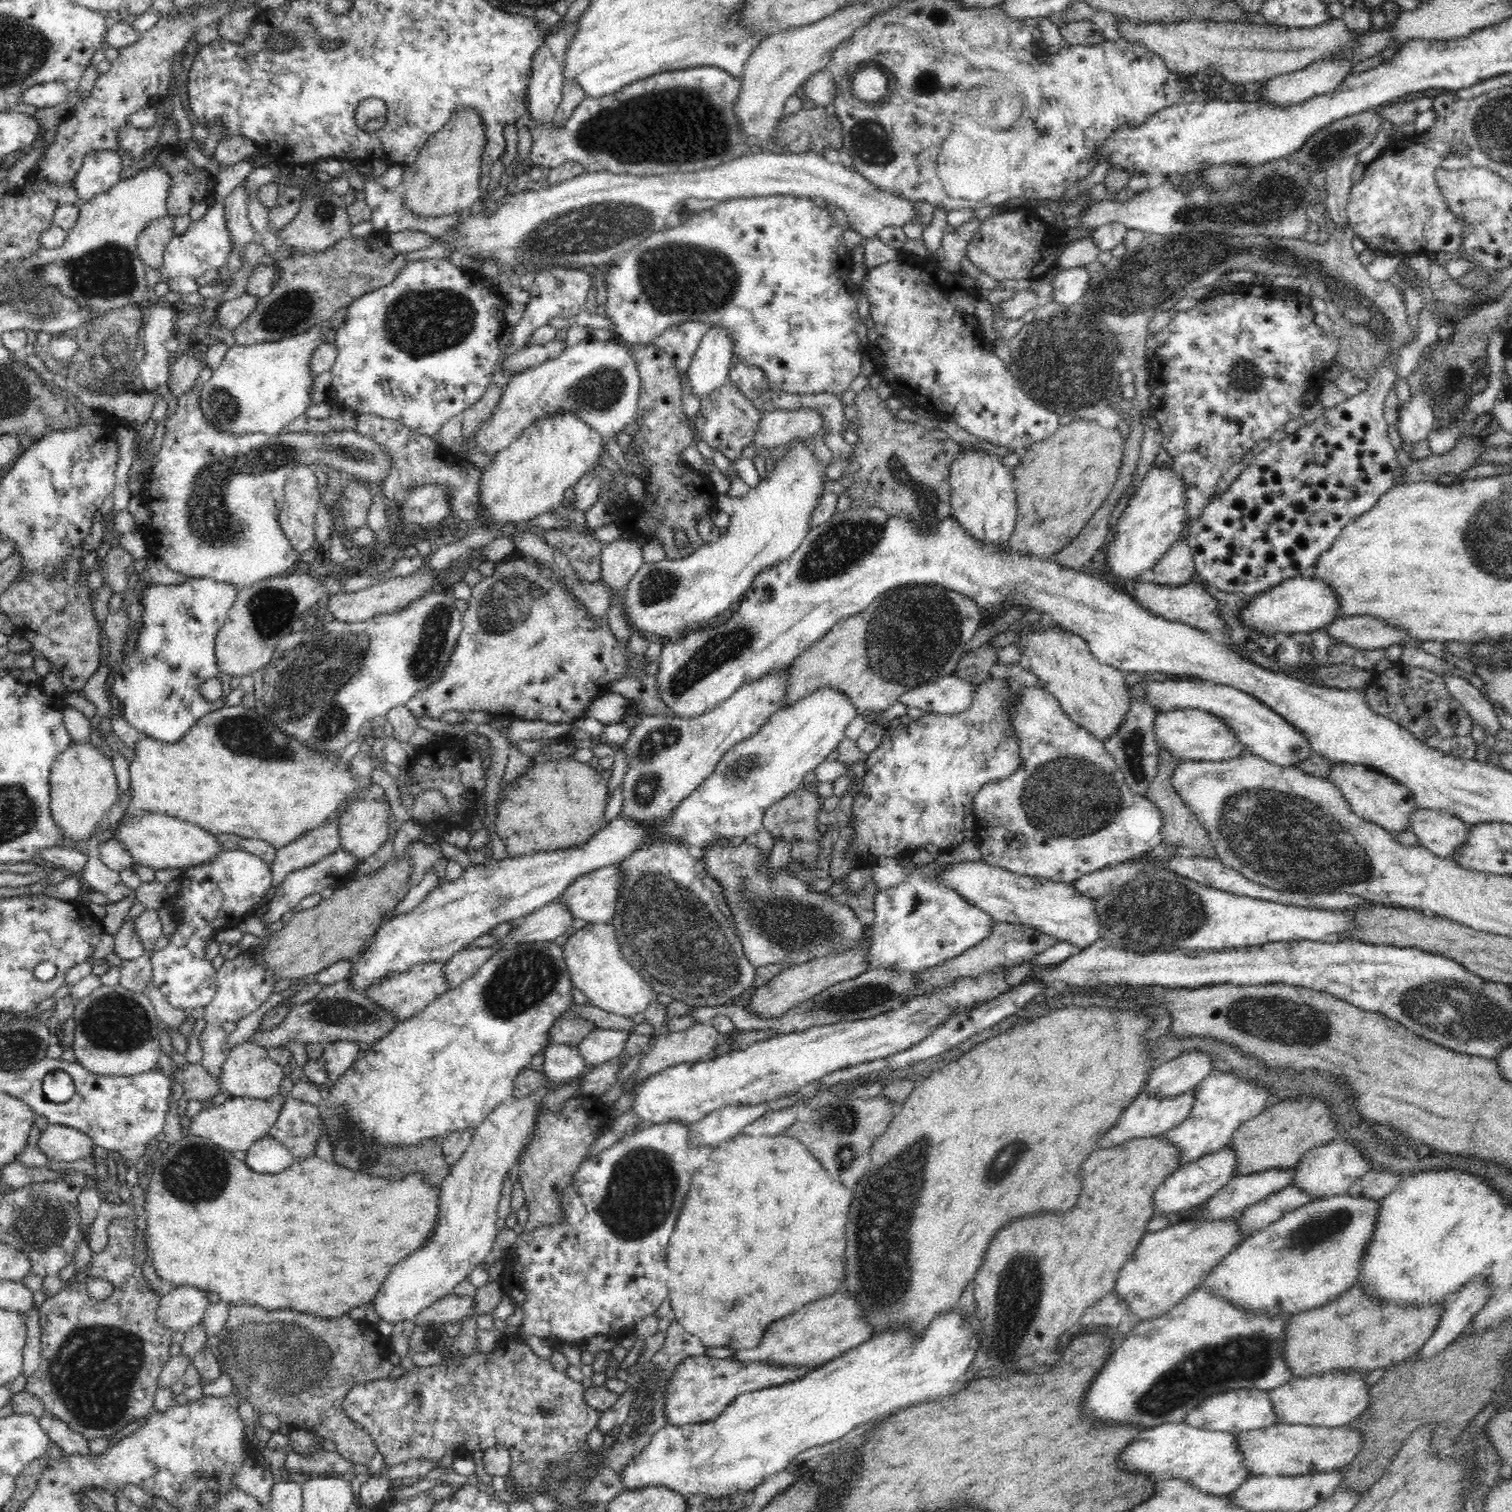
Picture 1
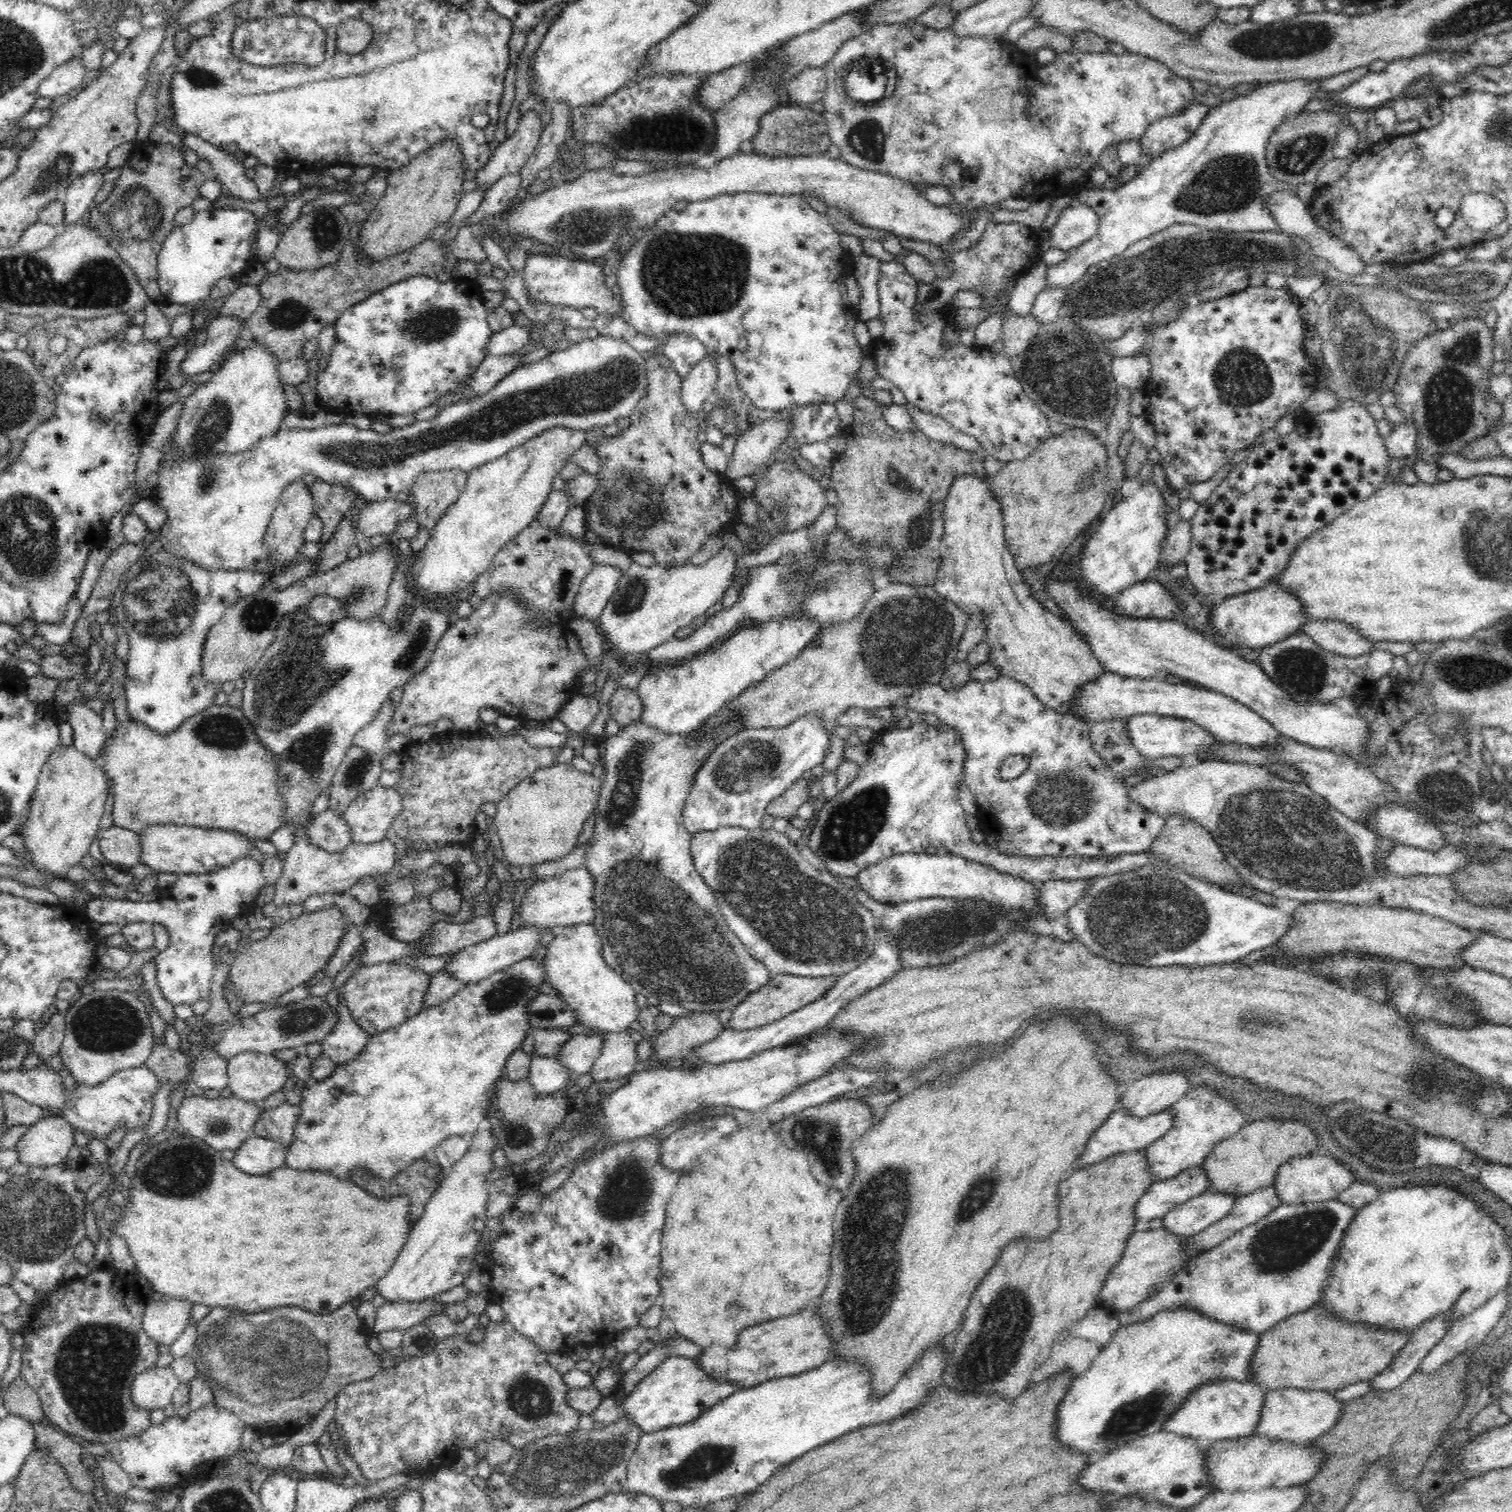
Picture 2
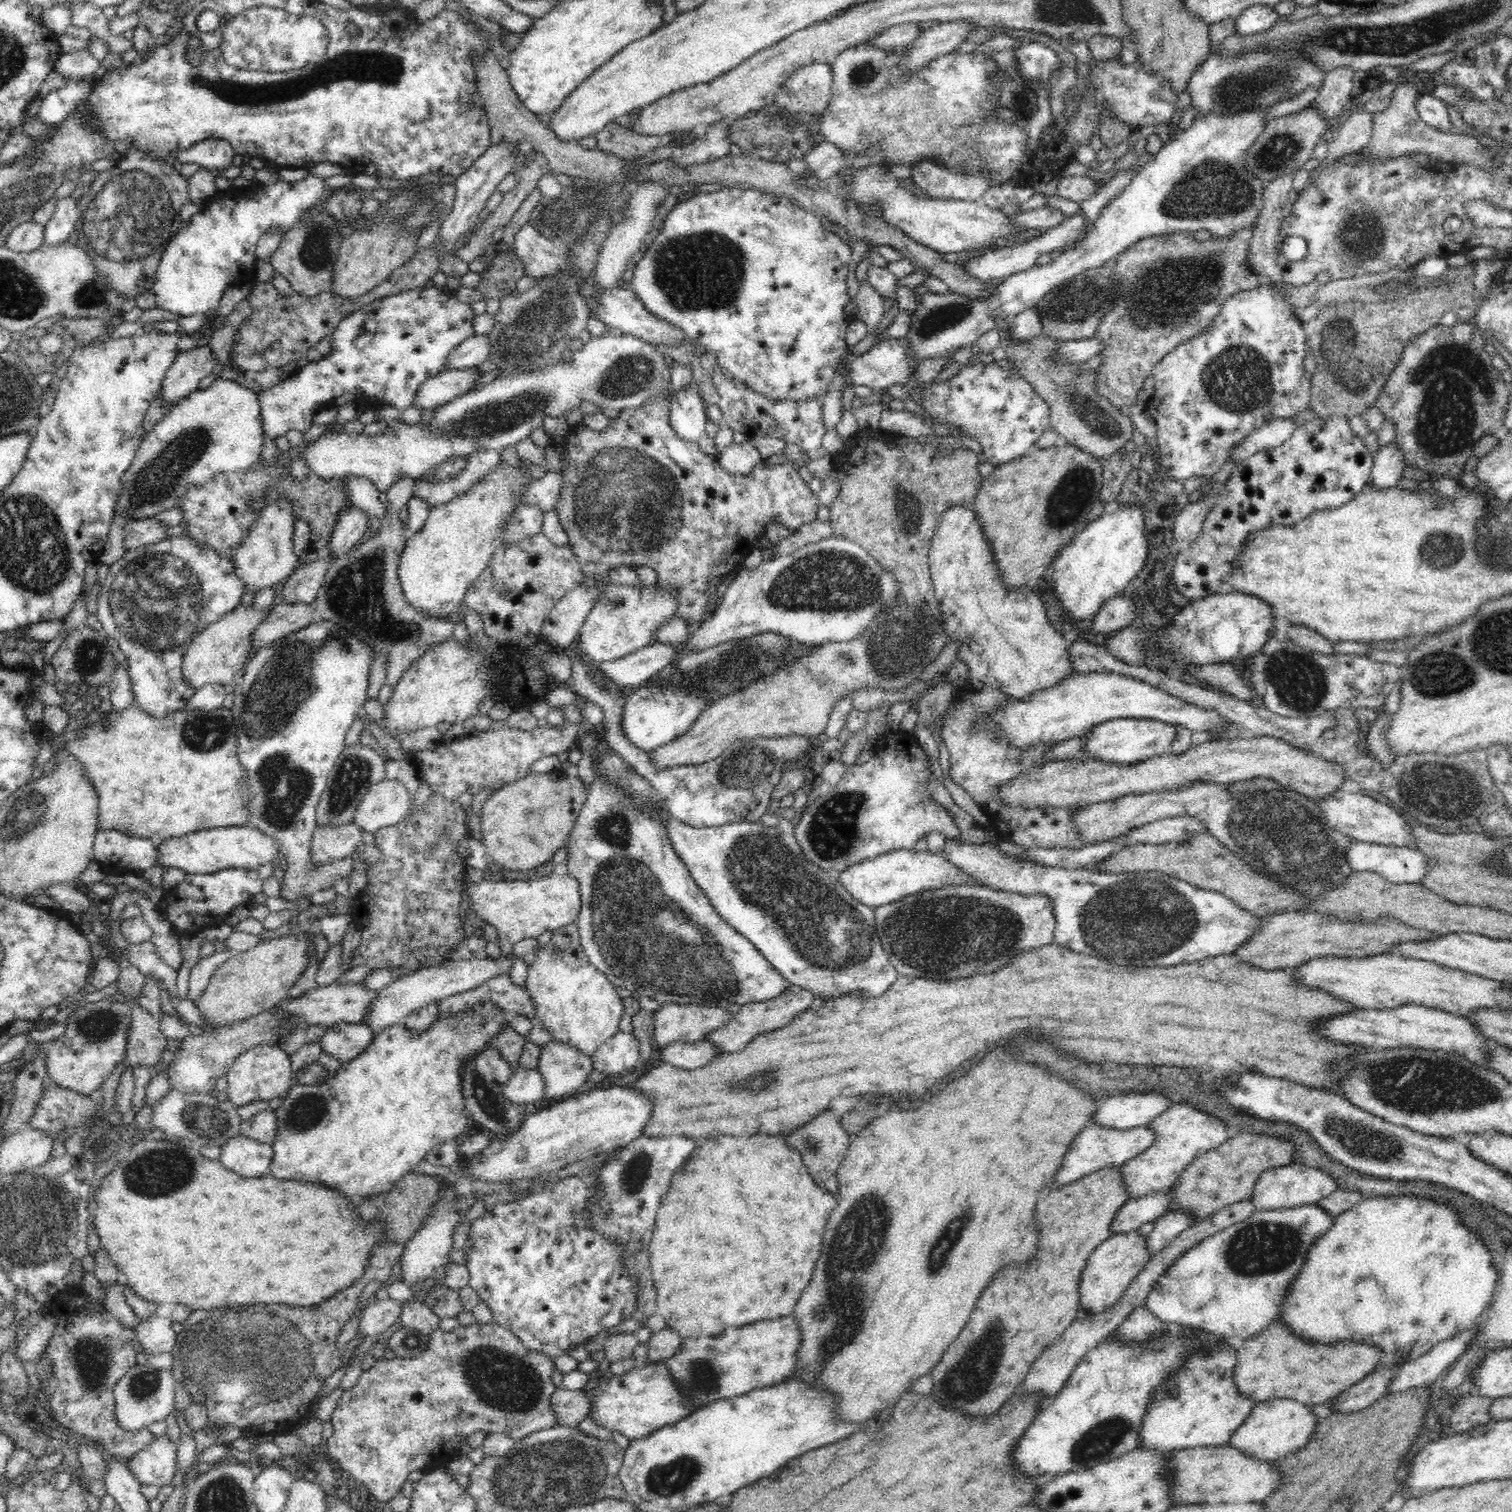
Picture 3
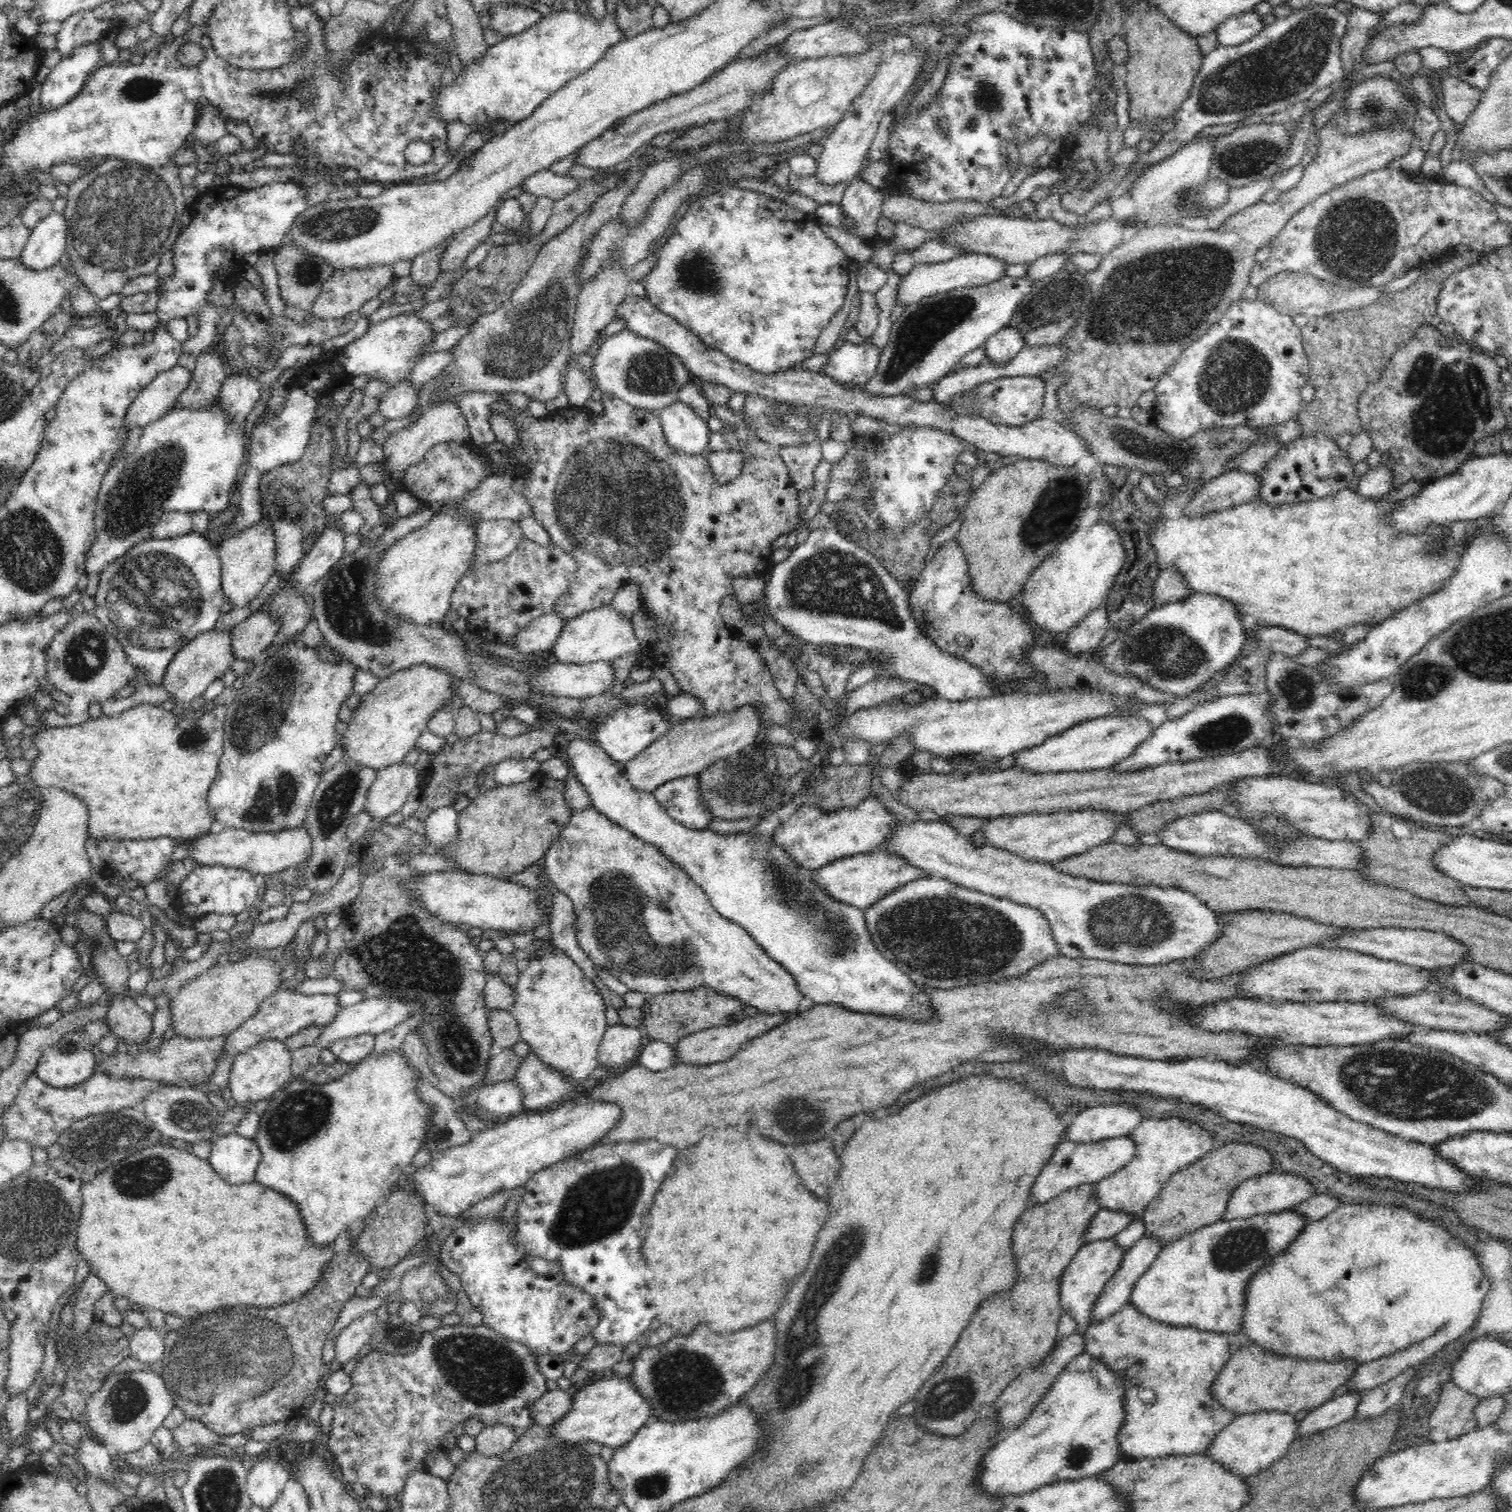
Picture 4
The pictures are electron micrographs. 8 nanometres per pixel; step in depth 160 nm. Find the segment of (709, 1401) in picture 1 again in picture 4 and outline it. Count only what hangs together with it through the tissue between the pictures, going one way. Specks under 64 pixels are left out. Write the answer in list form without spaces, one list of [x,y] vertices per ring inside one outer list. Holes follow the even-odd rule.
[[[613,1376],[598,1381],[588,1381],[572,1390],[572,1406],[548,1429],[551,1440],[562,1444],[582,1445],[598,1442],[616,1448],[626,1444],[639,1428],[652,1421],[652,1407],[636,1390],[629,1377]]]

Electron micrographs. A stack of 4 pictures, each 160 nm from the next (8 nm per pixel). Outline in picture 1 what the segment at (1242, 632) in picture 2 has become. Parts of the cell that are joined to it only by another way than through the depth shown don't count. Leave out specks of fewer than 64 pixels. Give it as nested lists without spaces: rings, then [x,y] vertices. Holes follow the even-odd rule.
[[[1300,576],[1285,580],[1268,592],[1258,593],[1239,612],[1241,623],[1261,636],[1274,636],[1276,632],[1312,632],[1325,628],[1338,616],[1339,602],[1335,590],[1322,580]]]

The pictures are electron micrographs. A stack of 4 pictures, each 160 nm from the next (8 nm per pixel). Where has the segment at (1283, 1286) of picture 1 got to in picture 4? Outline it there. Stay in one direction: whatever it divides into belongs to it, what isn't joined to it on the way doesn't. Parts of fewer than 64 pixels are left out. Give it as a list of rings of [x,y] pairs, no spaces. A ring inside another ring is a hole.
[[[1294,1211],[1218,1220],[1171,1240],[1140,1276],[1129,1303],[1152,1320],[1177,1327],[1240,1334],[1245,1288],[1276,1253],[1288,1248],[1309,1222]]]

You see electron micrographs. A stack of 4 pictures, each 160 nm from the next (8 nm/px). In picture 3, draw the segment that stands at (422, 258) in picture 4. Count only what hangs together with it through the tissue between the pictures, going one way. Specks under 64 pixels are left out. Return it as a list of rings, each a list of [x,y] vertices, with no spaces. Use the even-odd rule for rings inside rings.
[[[500,142],[496,146],[490,146],[470,168],[466,169],[463,175],[457,177],[455,180],[456,193],[453,208],[443,218],[434,241],[435,246],[440,249],[440,253],[444,254],[444,256],[447,256],[447,253],[455,248],[454,244],[466,232],[470,232],[470,228],[476,224],[481,210],[485,207],[489,196],[496,190],[496,186],[500,184],[500,181],[508,173],[513,172],[513,164],[518,149],[520,149],[520,143],[518,142]]]

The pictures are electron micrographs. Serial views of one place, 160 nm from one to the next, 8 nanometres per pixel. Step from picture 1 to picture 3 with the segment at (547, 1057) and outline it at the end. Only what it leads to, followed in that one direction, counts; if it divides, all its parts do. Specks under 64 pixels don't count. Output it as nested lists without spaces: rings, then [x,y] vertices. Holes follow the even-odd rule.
[[[537,1068],[516,1069],[511,1079],[503,1084],[503,1097],[512,1104],[522,1104],[529,1108],[533,1102],[544,1098],[544,1081]]]

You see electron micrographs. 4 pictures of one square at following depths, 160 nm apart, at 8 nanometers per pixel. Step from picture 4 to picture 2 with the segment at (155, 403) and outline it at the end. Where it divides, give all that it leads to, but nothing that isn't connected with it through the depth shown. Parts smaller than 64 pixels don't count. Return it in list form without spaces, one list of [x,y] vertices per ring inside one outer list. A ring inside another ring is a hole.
[[[217,316],[209,322],[204,335],[207,341],[188,350],[180,363],[182,376],[196,376],[202,372],[213,371],[226,353],[232,350],[238,336],[244,328],[236,317]]]

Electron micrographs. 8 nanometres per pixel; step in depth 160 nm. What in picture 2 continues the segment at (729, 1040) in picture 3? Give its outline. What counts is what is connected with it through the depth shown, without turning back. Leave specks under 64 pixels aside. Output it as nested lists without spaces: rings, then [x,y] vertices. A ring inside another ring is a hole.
[[[788,974],[771,976],[766,986],[752,992],[744,999],[744,1002],[737,1004],[726,1028],[746,1031],[772,1024],[772,1022],[783,1019],[795,1011],[800,1011],[807,1004],[822,998],[839,978],[840,976],[834,976],[833,974],[832,976],[826,976],[826,978],[823,976],[810,978],[809,976],[792,976]]]

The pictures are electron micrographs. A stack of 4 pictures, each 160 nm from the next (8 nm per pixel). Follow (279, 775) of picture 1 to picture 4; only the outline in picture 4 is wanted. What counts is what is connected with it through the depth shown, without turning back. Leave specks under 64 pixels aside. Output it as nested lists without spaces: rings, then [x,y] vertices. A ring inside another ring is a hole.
[[[140,704],[122,711],[119,715],[108,717],[107,715],[98,718],[89,718],[86,722],[79,725],[67,725],[63,728],[58,726],[40,730],[34,734],[34,744],[27,755],[32,761],[30,768],[30,778],[33,783],[31,786],[61,788],[62,790],[74,795],[76,799],[82,800],[88,807],[88,834],[92,838],[103,838],[104,840],[140,840],[167,836],[177,842],[192,841],[215,829],[215,820],[212,811],[208,809],[208,792],[212,782],[218,776],[220,768],[220,758],[224,754],[224,725],[227,714],[226,705],[216,705],[206,712],[200,719],[195,719],[192,715],[179,718],[172,711],[165,710],[159,705]]]

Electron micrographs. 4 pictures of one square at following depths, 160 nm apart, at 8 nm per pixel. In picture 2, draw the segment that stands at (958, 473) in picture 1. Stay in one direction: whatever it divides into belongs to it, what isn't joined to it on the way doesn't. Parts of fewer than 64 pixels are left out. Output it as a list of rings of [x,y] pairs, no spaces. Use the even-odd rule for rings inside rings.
[[[958,476],[947,494],[945,505],[943,508],[944,519],[944,536],[941,538],[941,555],[939,569],[937,570],[936,581],[934,584],[935,591],[950,602],[953,602],[956,606],[959,606],[966,614],[972,616],[972,614],[985,614],[985,634],[984,639],[988,648],[990,648],[989,658],[990,664],[993,664],[998,670],[1000,676],[1008,676],[1018,682],[1028,686],[1028,688],[1036,695],[1036,698],[1044,705],[1054,709],[1056,712],[1062,714],[1073,714],[1073,704],[1075,703],[1075,696],[1079,691],[1079,686],[1087,683],[1091,680],[1096,680],[1100,675],[1103,675],[1105,668],[1100,664],[1100,661],[1094,656],[1090,645],[1080,635],[1076,635],[1074,628],[1062,617],[1054,615],[1048,609],[1046,609],[1030,591],[1030,586],[1024,581],[1022,572],[1015,565],[1012,553],[1008,550],[1006,544],[1006,533],[1004,533],[1004,521],[1003,514],[999,500],[992,494],[992,491],[987,485],[988,476],[980,478],[979,476]]]

